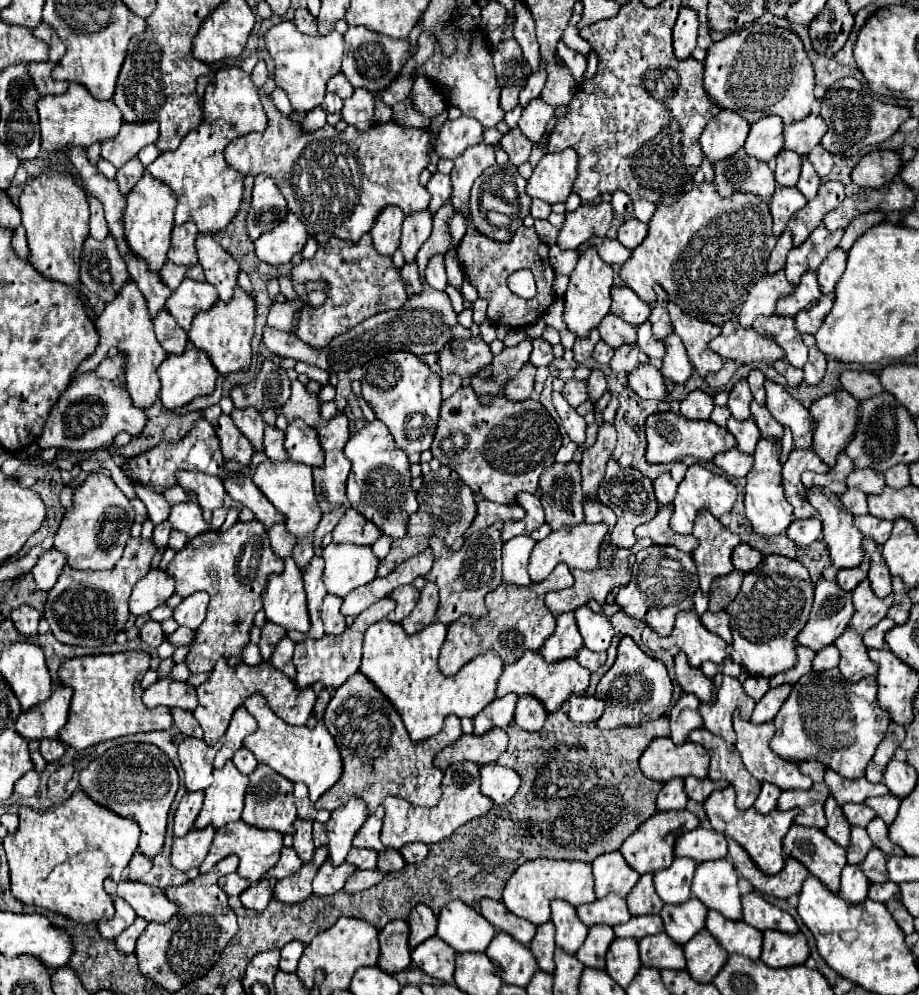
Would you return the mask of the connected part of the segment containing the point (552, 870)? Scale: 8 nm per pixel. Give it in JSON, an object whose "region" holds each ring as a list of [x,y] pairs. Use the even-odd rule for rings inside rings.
{"region":[[[537,858],[537,860],[525,862],[523,866],[519,866],[503,890],[503,904],[509,908],[509,912],[517,914],[519,918],[529,920],[535,926],[545,924],[549,920],[549,902],[551,900],[565,900],[573,906],[593,902],[595,892],[593,892],[591,864],[575,862],[575,860],[561,862],[561,860]]]}

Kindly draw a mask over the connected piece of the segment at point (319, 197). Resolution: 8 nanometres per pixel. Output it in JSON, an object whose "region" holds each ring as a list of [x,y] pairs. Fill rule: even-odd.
{"region":[[[263,96],[261,100],[269,116],[267,130],[263,134],[249,134],[233,140],[225,150],[227,164],[243,176],[267,174],[269,178],[273,178],[287,198],[289,210],[307,226],[309,236],[313,236],[319,244],[325,244],[331,238],[357,242],[363,234],[371,230],[379,212],[391,204],[399,206],[405,214],[415,214],[429,208],[431,196],[427,188],[419,182],[419,174],[429,164],[429,152],[433,144],[433,134],[429,130],[409,130],[397,126],[395,122],[387,122],[383,126],[373,126],[369,132],[361,132],[353,126],[337,132],[333,126],[327,124],[313,134],[303,134],[301,126],[285,118],[273,106],[269,96]]]}

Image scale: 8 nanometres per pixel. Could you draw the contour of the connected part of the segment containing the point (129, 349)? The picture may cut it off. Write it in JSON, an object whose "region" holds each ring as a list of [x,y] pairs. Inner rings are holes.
{"region":[[[129,284],[129,288],[125,288],[125,292],[121,292],[121,296],[117,296],[117,300],[113,300],[113,304],[105,306],[103,314],[95,320],[95,328],[101,336],[99,346],[85,360],[85,364],[79,364],[73,380],[85,372],[93,372],[101,364],[101,360],[107,356],[105,352],[111,346],[115,346],[125,356],[125,388],[131,394],[133,406],[143,408],[143,410],[151,408],[159,400],[157,368],[167,358],[167,352],[161,348],[161,344],[157,344],[157,338],[153,332],[153,320],[149,318],[149,312],[145,308],[145,298],[141,296],[141,292],[137,290],[135,284]]]}

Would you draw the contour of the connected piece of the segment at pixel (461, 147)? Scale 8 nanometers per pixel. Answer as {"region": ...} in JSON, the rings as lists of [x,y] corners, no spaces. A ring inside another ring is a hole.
{"region":[[[457,118],[457,120],[445,120],[441,124],[441,156],[439,158],[451,158],[455,160],[461,156],[469,146],[475,146],[481,142],[483,128],[473,118]]]}

